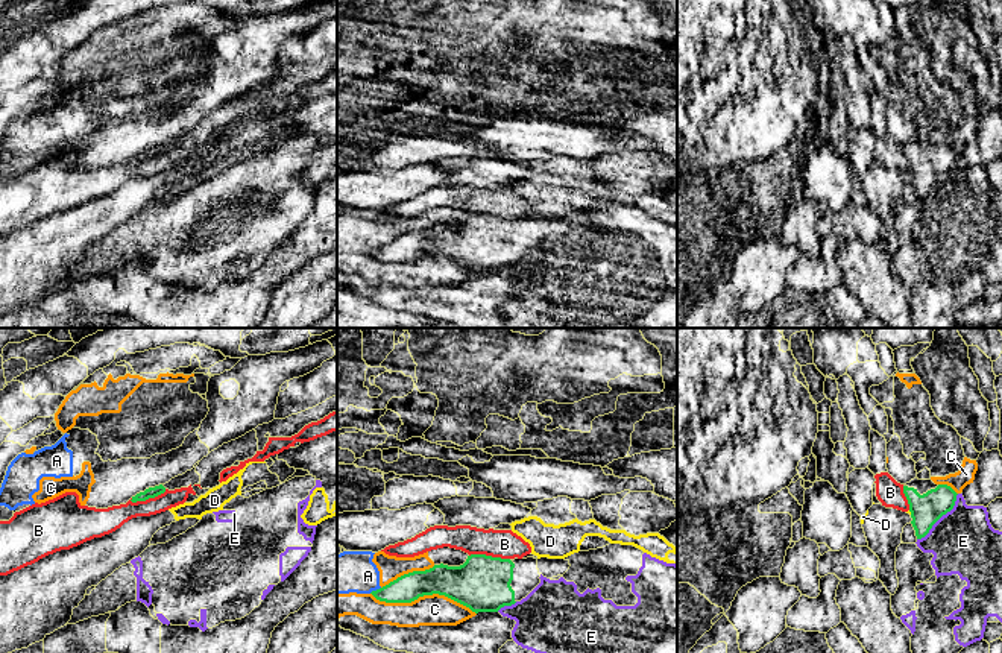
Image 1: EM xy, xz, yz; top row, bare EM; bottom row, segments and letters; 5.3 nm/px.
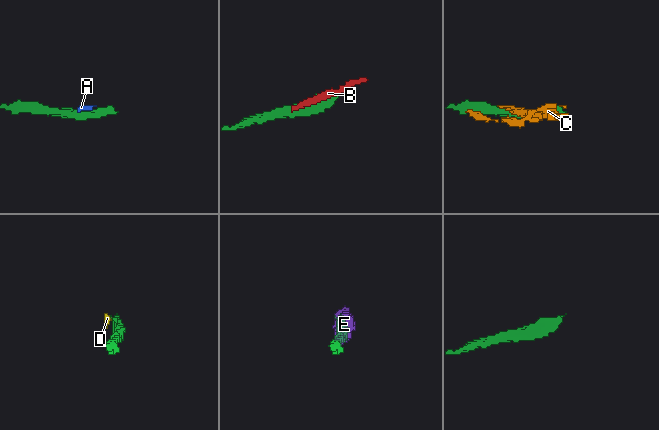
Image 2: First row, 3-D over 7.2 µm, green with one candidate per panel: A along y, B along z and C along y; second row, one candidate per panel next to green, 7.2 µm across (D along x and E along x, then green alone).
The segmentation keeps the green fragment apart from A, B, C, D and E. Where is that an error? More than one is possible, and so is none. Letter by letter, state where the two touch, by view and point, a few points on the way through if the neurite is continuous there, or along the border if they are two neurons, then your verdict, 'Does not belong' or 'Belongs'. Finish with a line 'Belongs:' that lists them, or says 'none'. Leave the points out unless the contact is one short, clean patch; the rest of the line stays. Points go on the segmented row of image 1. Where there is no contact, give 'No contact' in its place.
A: Touches green at xz (374, 591). Does not belong
B: Touches green at xz (489, 556). Does not belong
C: Touches green at xz (424, 594). Does not belong
D: Touches green at yz (910, 511). Boundary: yz (908, 511), (911, 514). Does not belong
E: Touches green at yz (940, 517). Does not belong
Belongs: none

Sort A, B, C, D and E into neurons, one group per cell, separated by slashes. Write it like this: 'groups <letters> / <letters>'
groups A C / B / D / E

